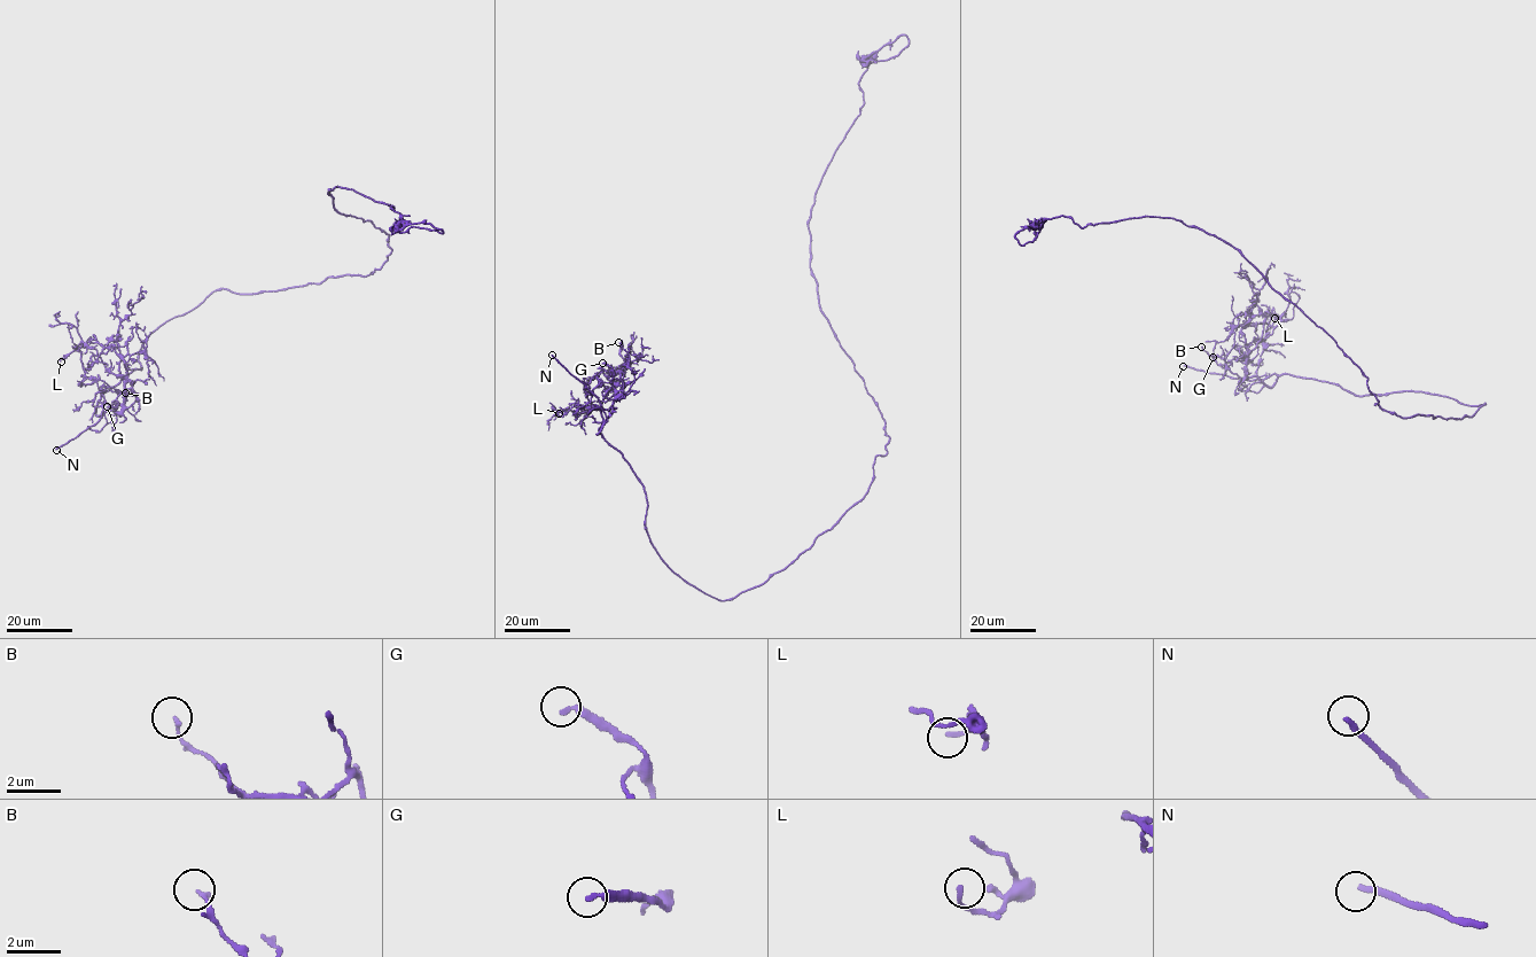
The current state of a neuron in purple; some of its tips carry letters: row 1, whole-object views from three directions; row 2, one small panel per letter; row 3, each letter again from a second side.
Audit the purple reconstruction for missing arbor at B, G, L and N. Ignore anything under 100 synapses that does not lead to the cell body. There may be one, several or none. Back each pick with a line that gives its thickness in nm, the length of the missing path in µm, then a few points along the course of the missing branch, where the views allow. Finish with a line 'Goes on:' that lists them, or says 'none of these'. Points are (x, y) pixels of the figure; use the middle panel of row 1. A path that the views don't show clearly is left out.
N: calibre 200 nm; missing 80 µm; course (552, 355), (546, 337), (556, 311), (594, 274), (638, 261), (648, 246), (642, 242), (648, 227), (675, 202)
Goes on: N

